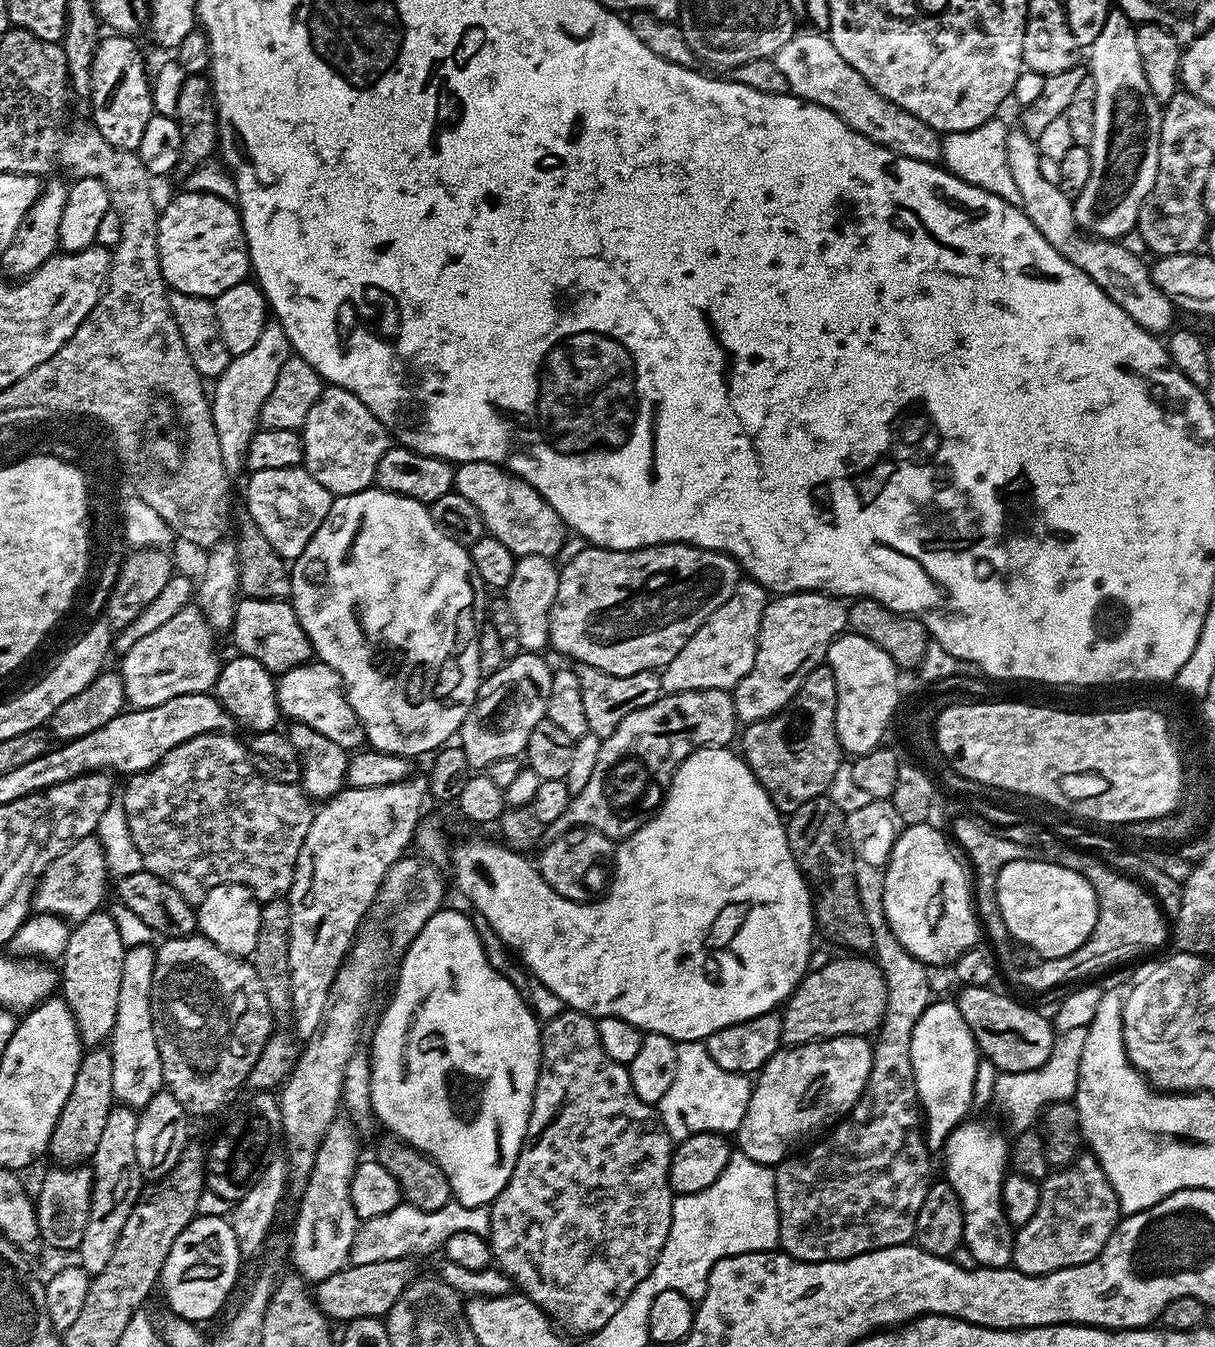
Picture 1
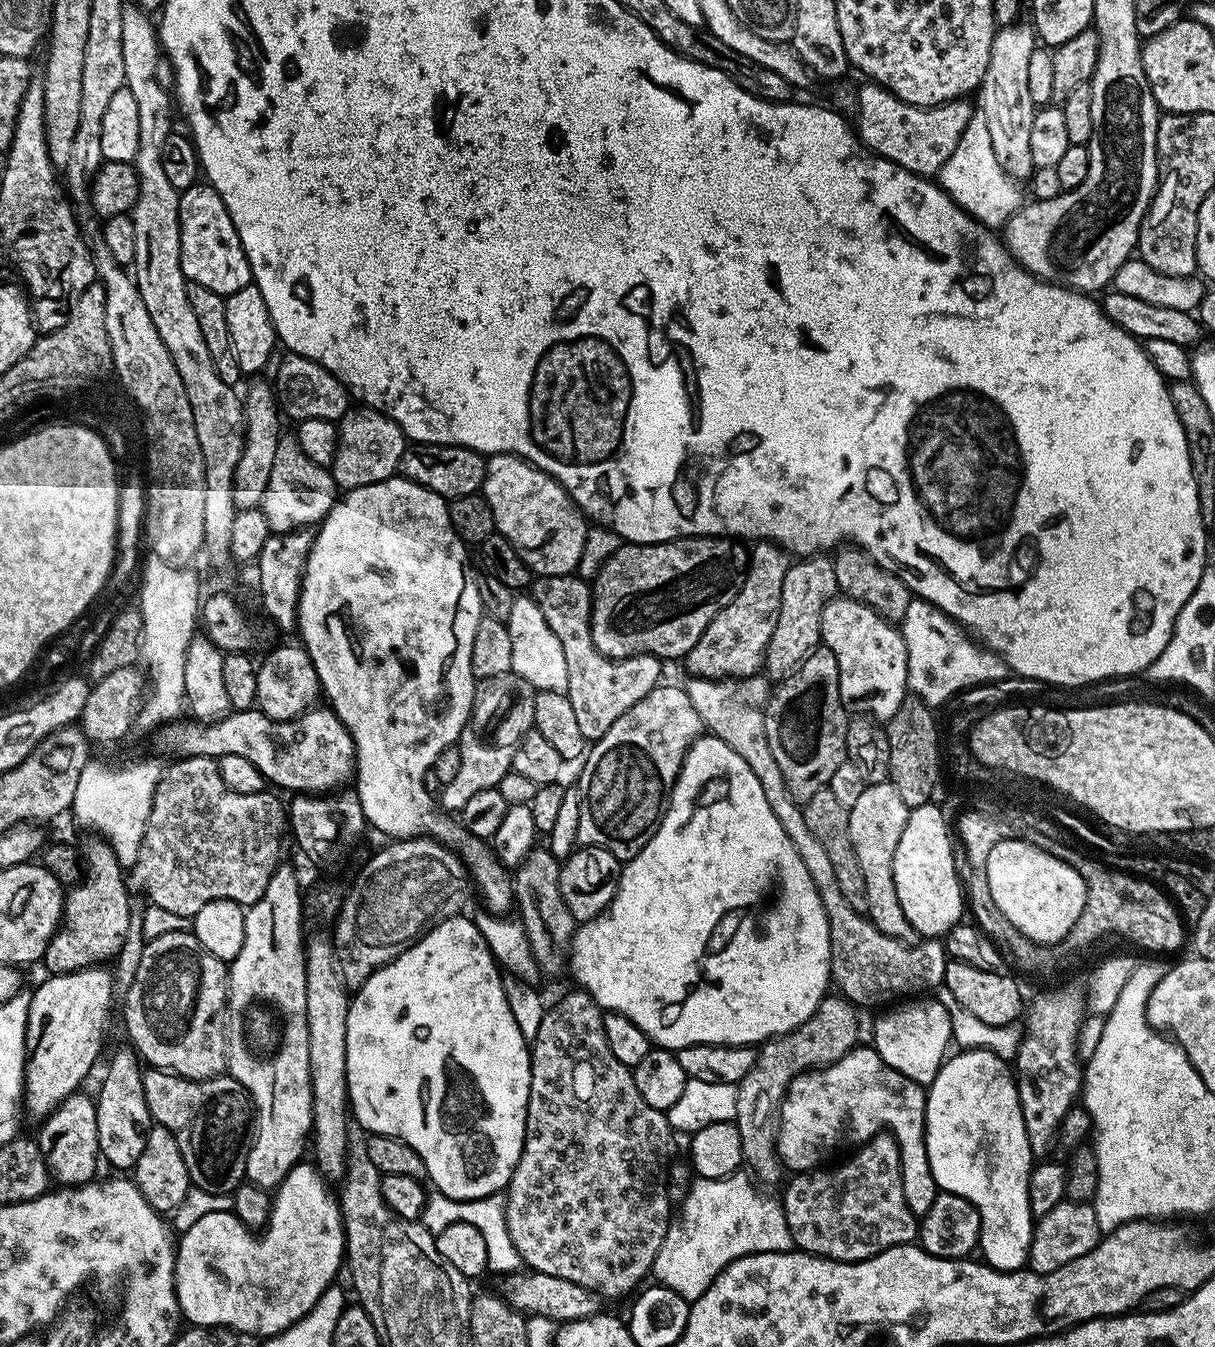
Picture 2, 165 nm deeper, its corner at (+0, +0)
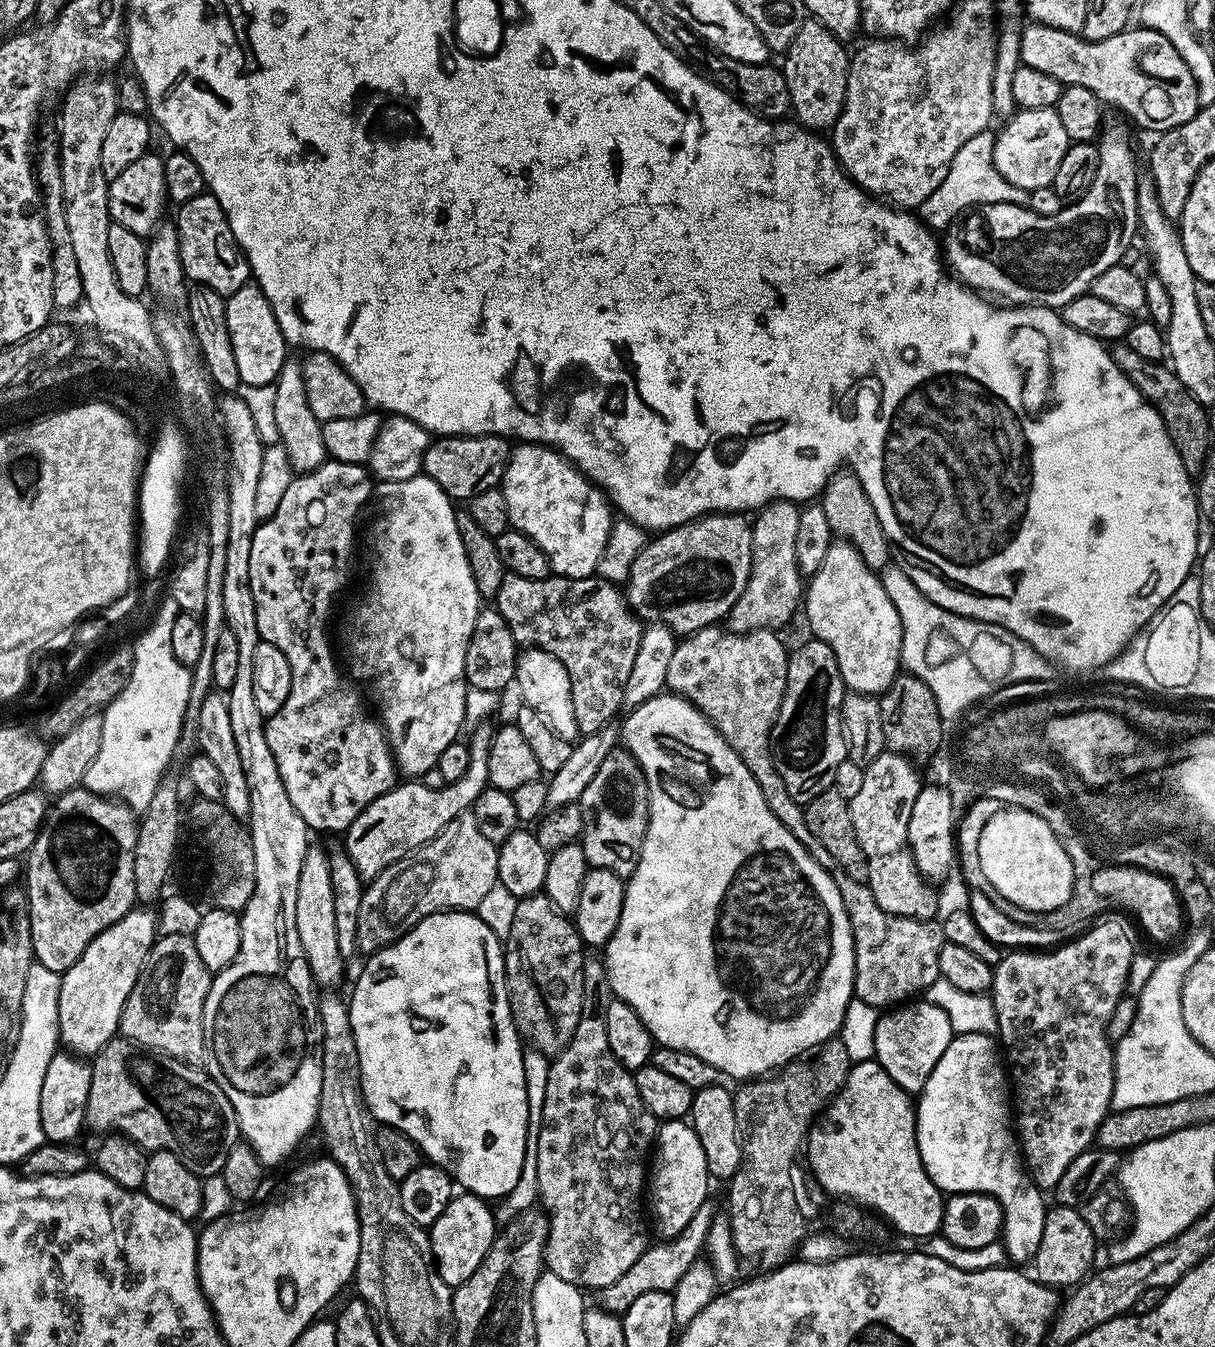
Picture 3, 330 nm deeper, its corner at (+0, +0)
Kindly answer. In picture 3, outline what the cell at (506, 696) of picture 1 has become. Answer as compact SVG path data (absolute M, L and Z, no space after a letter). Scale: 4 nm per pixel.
M485 722L473 731L476 733L473 734L472 740L470 739L468 744L470 766L467 768L466 774L462 774L462 778L458 778L458 782L446 784L445 788L440 790L430 790L429 787L420 782L397 783L389 792L382 794L374 802L370 802L370 806L366 806L366 810L362 810L362 814L358 814L358 818L354 818L352 825L343 833L342 847L347 852L350 862L354 862L361 880L365 882L373 880L378 874L382 874L382 870L386 866L390 866L395 860L409 856L416 848L430 843L455 816L471 809L472 803L478 798L478 794L482 794L482 790L489 787L490 742L494 731L493 725L490 725L491 723Z

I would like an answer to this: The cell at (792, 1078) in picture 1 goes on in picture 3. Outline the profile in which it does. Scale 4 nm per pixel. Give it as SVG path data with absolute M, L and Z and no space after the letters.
M877 1059L853 1063L838 1094L808 1129L806 1164L815 1183L836 1196L832 1198L871 1210L885 1225L892 1227L893 1224L899 1234L923 1238L939 1233L946 1196L924 1169L916 1141L916 1109L913 1097L911 1100L908 1096L911 1095L893 1073L886 1071Z

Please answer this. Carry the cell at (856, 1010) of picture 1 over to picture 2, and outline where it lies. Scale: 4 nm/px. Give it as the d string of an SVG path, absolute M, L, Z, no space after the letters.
M829 994L821 1000L814 1014L810 1014L810 1018L802 1022L802 1026L784 1036L773 1036L771 1040L765 1040L759 1045L750 1074L746 1074L746 1078L742 1078L736 1085L738 1110L734 1123L742 1138L742 1154L747 1171L761 1185L781 1183L782 1165L776 1152L774 1125L780 1115L780 1103L784 1100L790 1082L803 1072L838 1062L846 1053L857 1047L859 1040L857 1009L843 996Z

